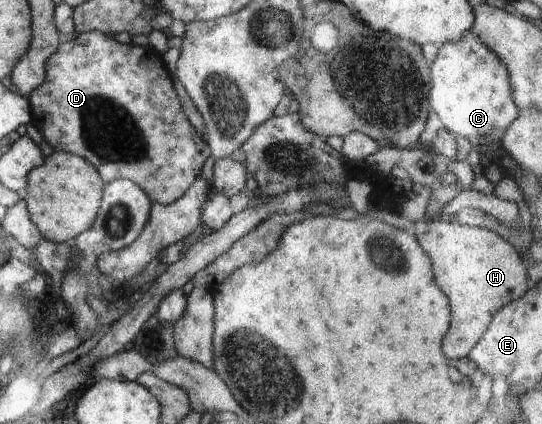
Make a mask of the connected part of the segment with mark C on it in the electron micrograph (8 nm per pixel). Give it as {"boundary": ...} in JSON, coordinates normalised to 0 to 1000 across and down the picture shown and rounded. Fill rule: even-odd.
{"boundary":[[[869,71],[843,99],[812,106],[801,142],[793,151],[799,203],[793,248],[810,274],[814,297],[838,318],[862,325],[871,344],[902,344],[906,330],[923,330],[959,267],[946,245],[946,210],[932,151]]]}

